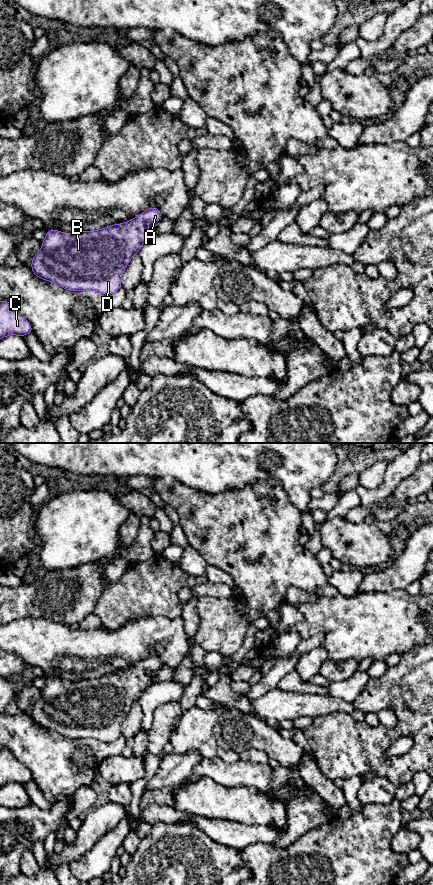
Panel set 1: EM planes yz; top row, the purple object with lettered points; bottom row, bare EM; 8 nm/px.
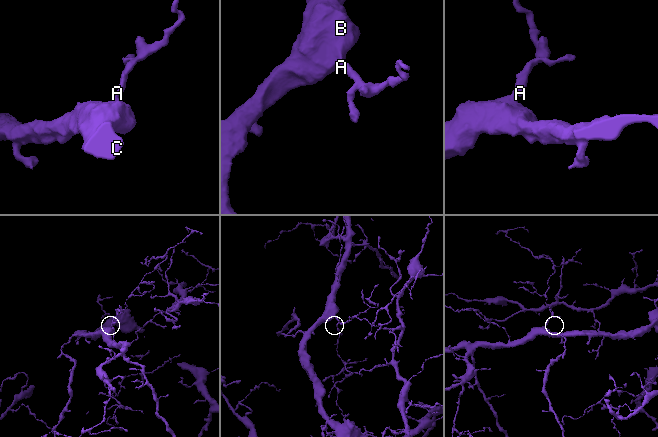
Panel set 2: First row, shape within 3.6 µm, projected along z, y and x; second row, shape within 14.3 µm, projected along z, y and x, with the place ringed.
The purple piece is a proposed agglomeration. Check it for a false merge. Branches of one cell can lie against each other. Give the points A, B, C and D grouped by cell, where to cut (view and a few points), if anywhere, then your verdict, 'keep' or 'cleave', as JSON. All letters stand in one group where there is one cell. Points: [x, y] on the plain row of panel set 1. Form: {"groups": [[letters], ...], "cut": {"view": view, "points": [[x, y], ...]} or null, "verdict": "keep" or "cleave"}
{"groups": [["A", "B", "C", "D"]], "cut": null, "verdict": "keep"}

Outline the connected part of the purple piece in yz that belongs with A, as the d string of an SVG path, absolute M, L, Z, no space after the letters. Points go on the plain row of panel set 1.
M151 655L126 671L100 678L64 682L51 677L46 680L42 697L33 705L31 717L37 725L54 730L68 739L94 738L111 743L121 736L125 715L152 682L146 671L156 671L161 666L160 658Z

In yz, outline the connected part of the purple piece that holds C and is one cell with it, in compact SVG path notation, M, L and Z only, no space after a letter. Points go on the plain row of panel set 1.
M0 750L0 787L11 782L23 785L32 780L31 772L15 759L10 750Z

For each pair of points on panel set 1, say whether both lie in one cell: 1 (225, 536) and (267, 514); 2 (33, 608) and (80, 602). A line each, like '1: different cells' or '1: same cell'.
1: same cell
2: same cell

